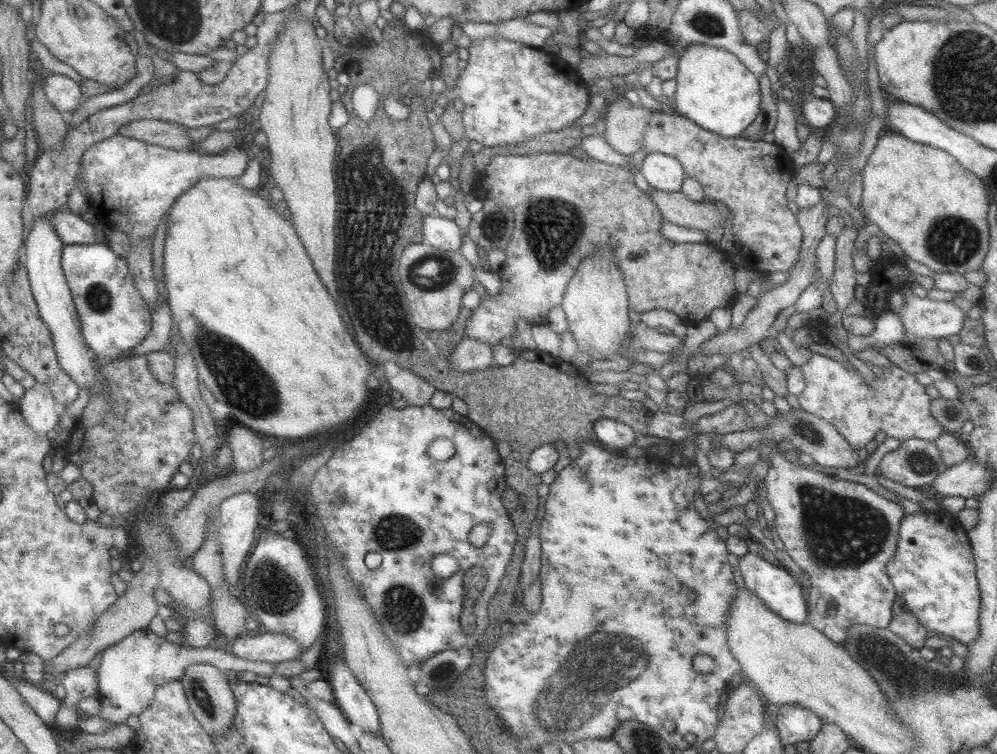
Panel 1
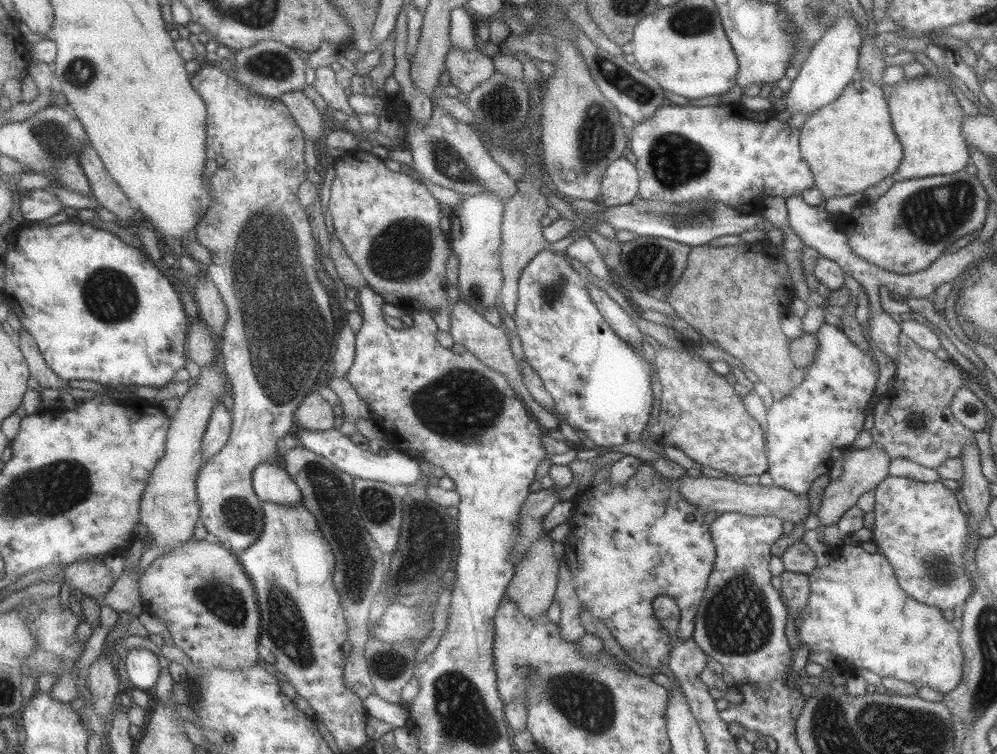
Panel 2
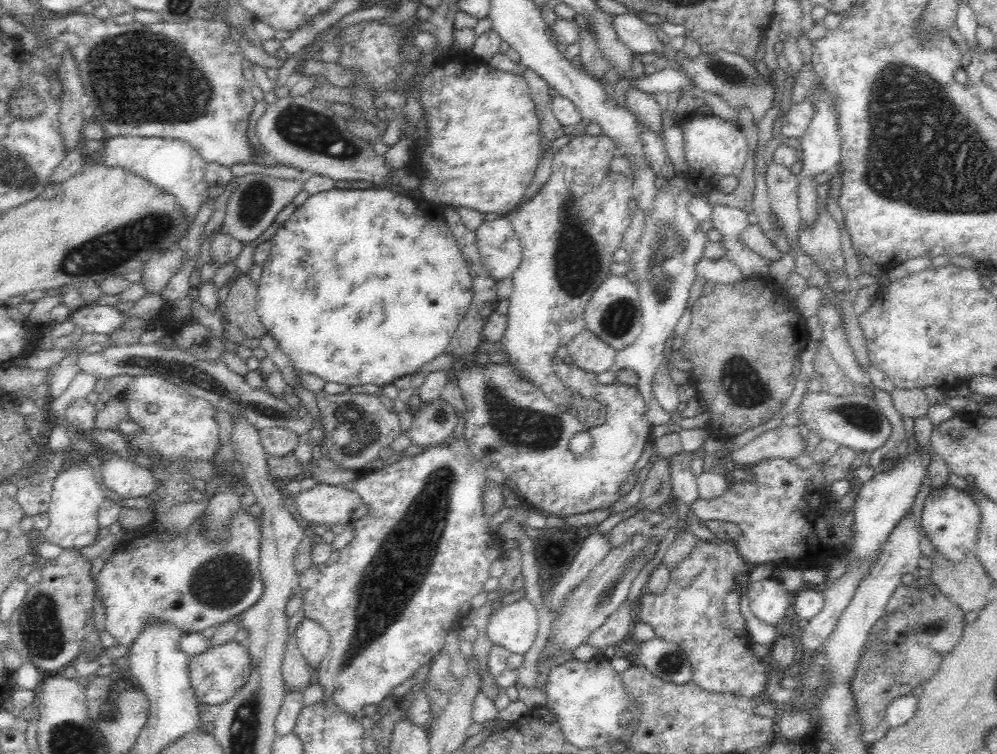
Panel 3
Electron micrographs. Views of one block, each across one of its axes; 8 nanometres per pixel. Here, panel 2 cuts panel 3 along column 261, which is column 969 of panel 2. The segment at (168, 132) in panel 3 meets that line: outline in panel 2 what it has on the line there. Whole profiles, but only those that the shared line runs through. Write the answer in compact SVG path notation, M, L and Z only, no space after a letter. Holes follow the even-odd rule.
M925 74L919 79L901 80L891 87L886 102L903 158L893 174L862 192L863 201L875 203L895 181L953 174L971 164L965 137L961 133L964 112L951 88L941 79Z

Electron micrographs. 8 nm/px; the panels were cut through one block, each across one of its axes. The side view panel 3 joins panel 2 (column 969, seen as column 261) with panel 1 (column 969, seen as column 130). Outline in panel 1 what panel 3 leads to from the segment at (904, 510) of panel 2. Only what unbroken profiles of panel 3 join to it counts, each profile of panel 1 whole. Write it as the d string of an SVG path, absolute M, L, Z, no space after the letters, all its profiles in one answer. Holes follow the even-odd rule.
M923 510L915 514L905 513L900 520L896 536L896 549L885 563L885 574L894 586L894 593L904 602L905 611L912 614L917 622L928 631L938 632L969 644L978 636L978 614L980 592L975 574L974 558L970 540L957 518L949 512Z

